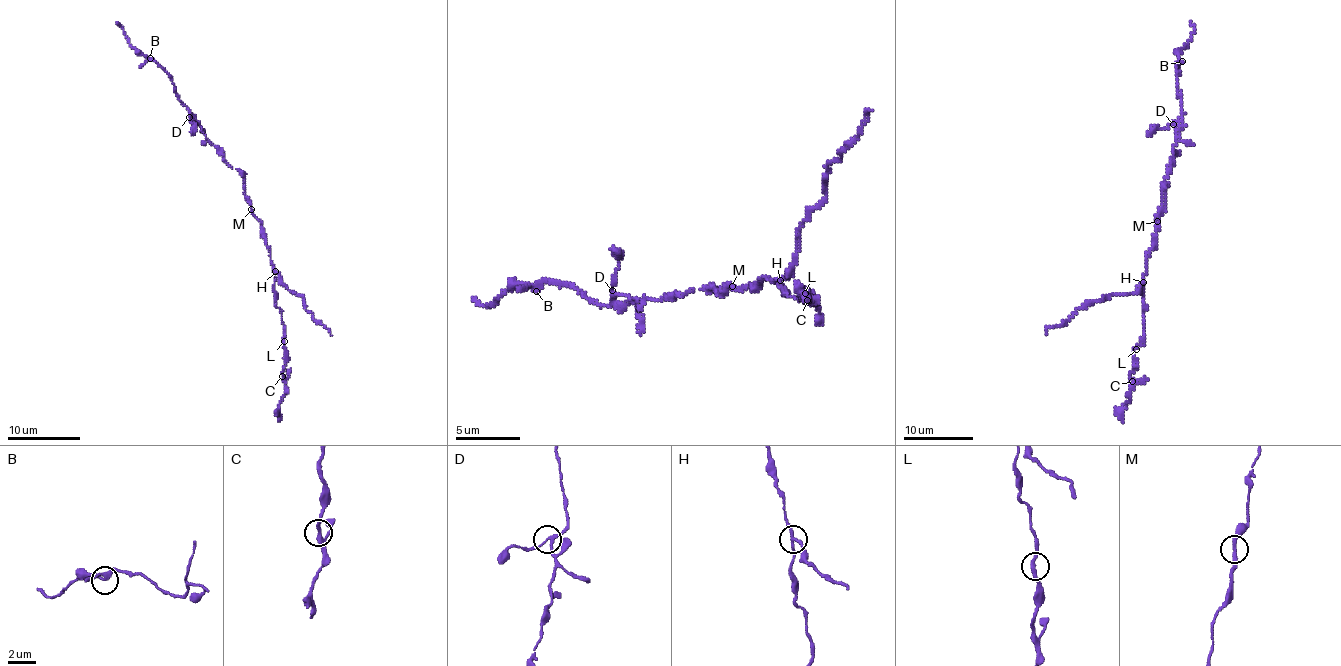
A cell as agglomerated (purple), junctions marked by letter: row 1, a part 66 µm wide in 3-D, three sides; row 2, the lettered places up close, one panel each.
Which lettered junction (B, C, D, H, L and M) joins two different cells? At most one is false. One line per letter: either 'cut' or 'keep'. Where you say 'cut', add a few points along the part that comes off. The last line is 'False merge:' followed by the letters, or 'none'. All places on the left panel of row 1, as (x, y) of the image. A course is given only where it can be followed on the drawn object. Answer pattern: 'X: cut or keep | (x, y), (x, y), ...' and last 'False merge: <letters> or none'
B: keep
C: keep
D: keep
H: cut | (274, 272), (286, 288), (304, 297), (305, 308), (332, 335)
L: keep
M: keep
False merge: H

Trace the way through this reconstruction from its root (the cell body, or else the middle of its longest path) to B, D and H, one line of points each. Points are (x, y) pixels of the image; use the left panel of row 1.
B: (247, 200), (243, 176), (232, 169), (224, 155), (205, 136), (200, 123), (179, 99), (172, 78), (150, 58)
D: (247, 200), (243, 176), (232, 169), (224, 155), (189, 117)
H: (247, 200), (251, 204), (251, 213), (260, 223), (260, 236), (270, 250), (274, 272)

